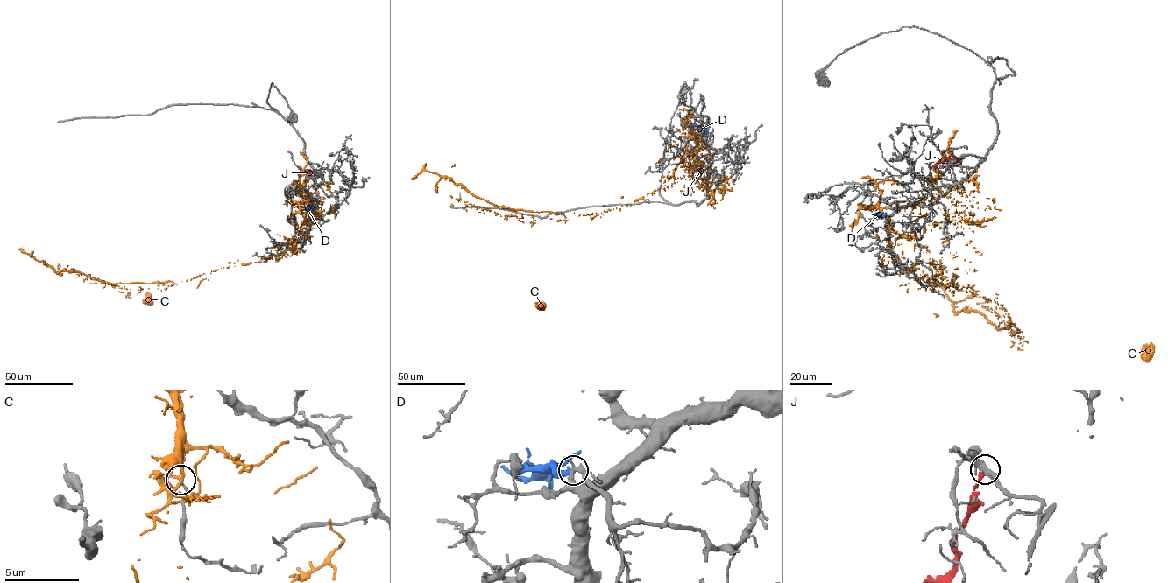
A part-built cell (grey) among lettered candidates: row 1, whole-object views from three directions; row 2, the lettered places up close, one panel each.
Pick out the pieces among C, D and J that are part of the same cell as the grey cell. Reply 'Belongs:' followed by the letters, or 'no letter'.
Belongs: no letter

